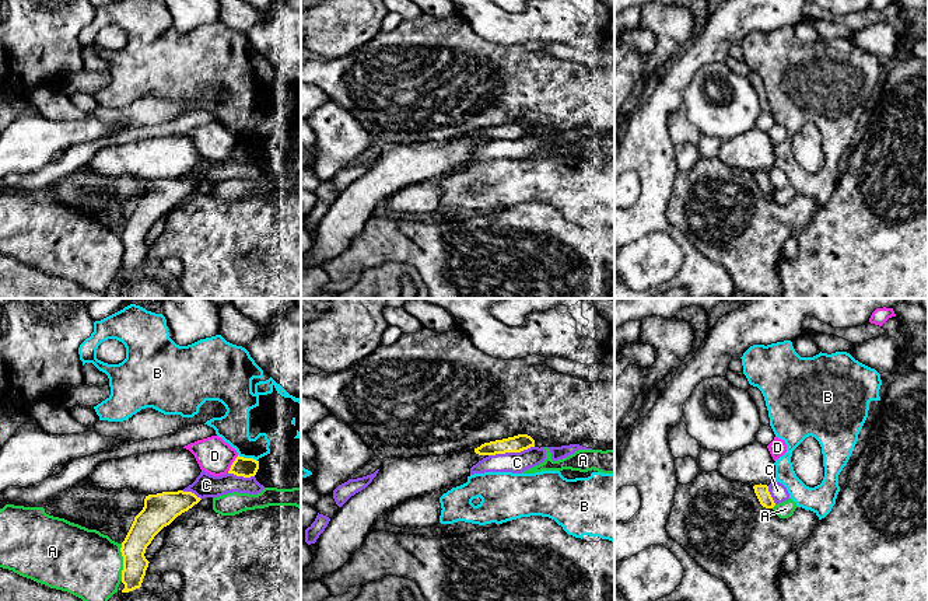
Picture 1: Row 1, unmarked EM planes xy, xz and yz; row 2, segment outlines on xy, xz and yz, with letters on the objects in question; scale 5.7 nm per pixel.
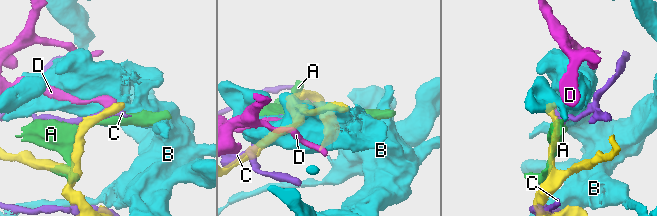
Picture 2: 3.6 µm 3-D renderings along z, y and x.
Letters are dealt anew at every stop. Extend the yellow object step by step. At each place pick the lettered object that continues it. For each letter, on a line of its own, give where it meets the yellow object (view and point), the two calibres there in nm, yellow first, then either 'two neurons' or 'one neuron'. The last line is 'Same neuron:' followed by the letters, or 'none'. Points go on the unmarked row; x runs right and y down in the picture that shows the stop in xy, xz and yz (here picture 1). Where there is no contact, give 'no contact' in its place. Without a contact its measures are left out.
A: meets yellow in xy at (123, 248); 160 nm thick on the yellow side, 380 nm on the other; two neurons
B: meets yellow in xy at (248, 144); 110 nm thick on the yellow side, 180 nm on the other; two neurons
C: meets yellow in xz at (511, 137); 100 nm thick on the yellow side, 120 nm on the other; two neurons
D: meets yellow in xy at (233, 150); 110 nm thick on the yellow side, 200 nm on the other; two neurons
Same neuron: none

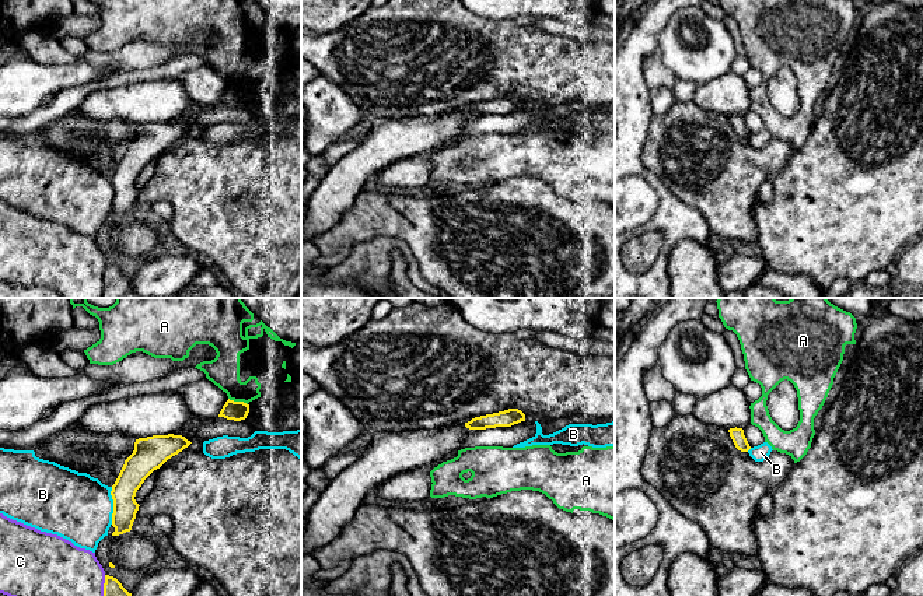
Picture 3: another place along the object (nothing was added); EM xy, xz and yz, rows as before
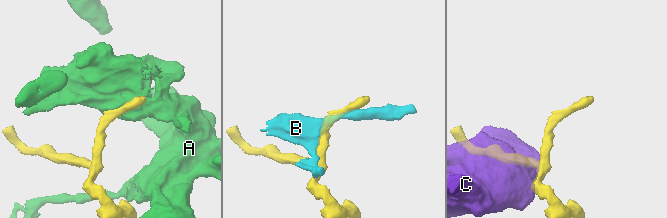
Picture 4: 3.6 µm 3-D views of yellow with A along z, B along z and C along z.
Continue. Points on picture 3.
A: meets yellow in xy at (238, 88); 110 nm thick on the yellow side, 180 nm on the other; two neurons
B: meets yellow in xy at (114, 192); 160 nm thick on the yellow side, 380 nm on the other; two neurons
C: meets yellow in xy at (104, 280); 140 nm thick on the yellow side, 360 nm on the other; two neurons
Same neuron: none

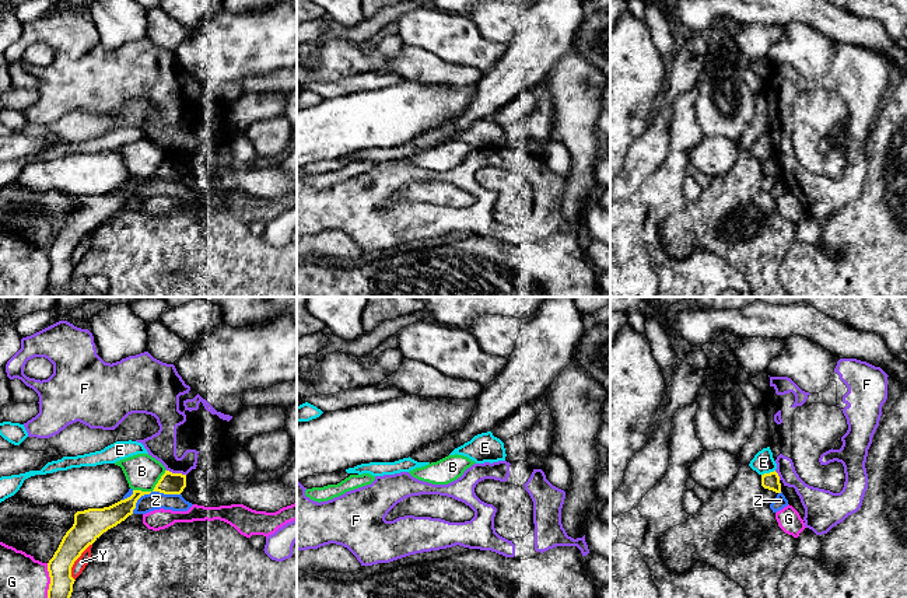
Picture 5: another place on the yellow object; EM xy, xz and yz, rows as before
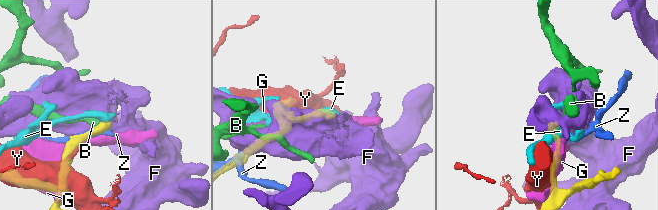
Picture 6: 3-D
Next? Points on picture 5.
B: meets yellow in xy at (154, 175); 130 nm thick on the yellow side, 200 nm on the other; two neurons
E: meets yellow in yz at (767, 160); 100 nm thick on the yellow side, 130 nm on the other; two neurons
F: meets yellow in xy at (177, 160); 130 nm thick on the yellow side, 160 nm on the other; two neurons
G: meets yellow in xy at (51, 268); 140 nm thick on the yellow side, 280 nm on the other; two neurons
Y: meets yellow in xy at (74, 247); 180 nm thick on the yellow side, 70 nm on the other; two neurons
Z: meets yellow in xy at (150, 178); 130 nm thick on the yellow side, 110 nm on the other; two neurons
Same neuron: none

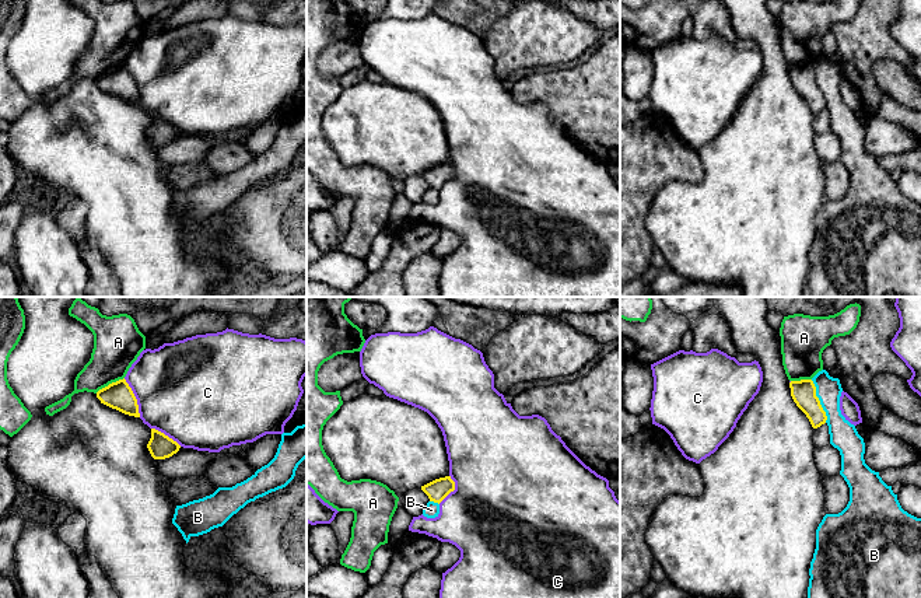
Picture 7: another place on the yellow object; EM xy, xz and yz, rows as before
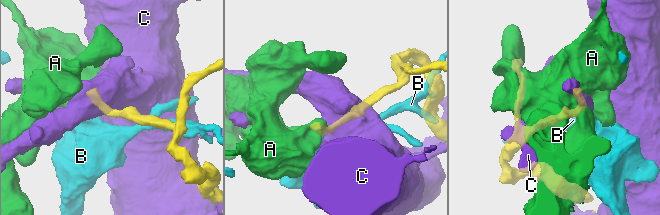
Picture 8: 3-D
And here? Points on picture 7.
A: meets yellow in xy at (109, 70); 160 nm thick on the yellow side, 280 nm on the other; two neurons
B: meets yellow in yz at (819, 87); 140 nm thick on the yellow side, 160 nm on the other; two neurons
C: meets yellow in xy at (135, 84); 160 nm thick on the yellow side, 480 nm on the other; two neurons
Same neuron: none

